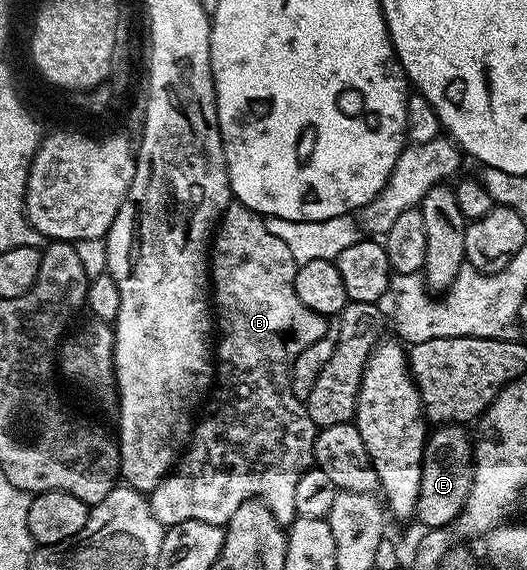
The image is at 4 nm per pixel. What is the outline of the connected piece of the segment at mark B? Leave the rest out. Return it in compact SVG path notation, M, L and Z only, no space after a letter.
M237 203L226 206L226 210L222 212L221 222L212 237L212 305L216 310L216 325L220 330L221 337L223 333L222 342L220 337L216 345L218 362L216 365L216 384L212 389L215 413L208 414L202 422L199 420L193 426L188 444L185 446L176 468L167 473L166 478L155 489L151 489L148 494L150 510L153 511L158 522L164 527L184 523L185 521L225 523L229 521L232 511L236 511L236 507L240 507L240 503L255 499L264 502L268 507L268 511L272 511L272 515L276 515L276 519L283 527L289 527L294 522L295 517L298 516L296 511L296 483L300 483L300 475L304 475L304 471L315 464L314 438L316 436L316 426L314 420L308 415L303 398L297 397L290 389L290 366L300 355L300 351L304 351L304 347L316 343L316 339L323 337L328 328L327 318L321 317L316 311L308 311L308 307L304 307L304 303L300 303L300 299L296 295L296 271L298 267L299 264L294 260L292 251L288 251L288 243L276 239L276 235L272 235L272 231L268 231L266 218L262 214Z

